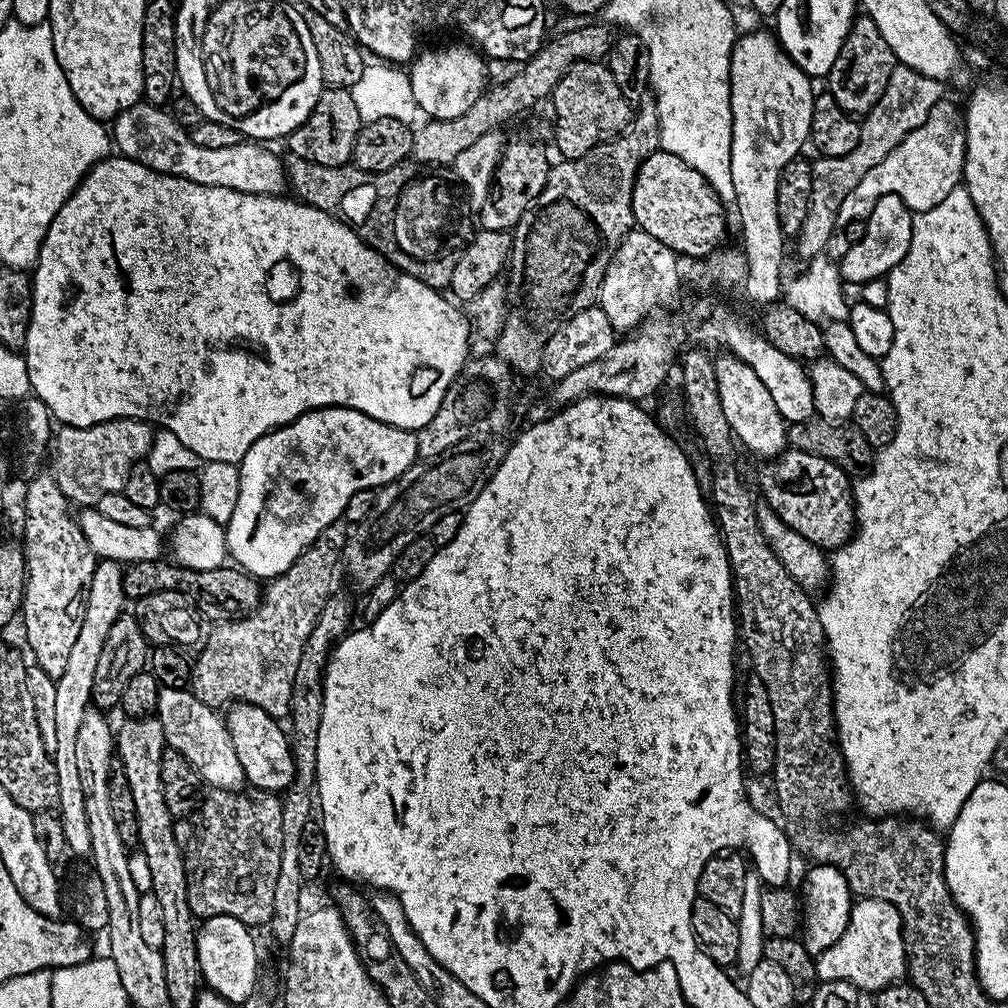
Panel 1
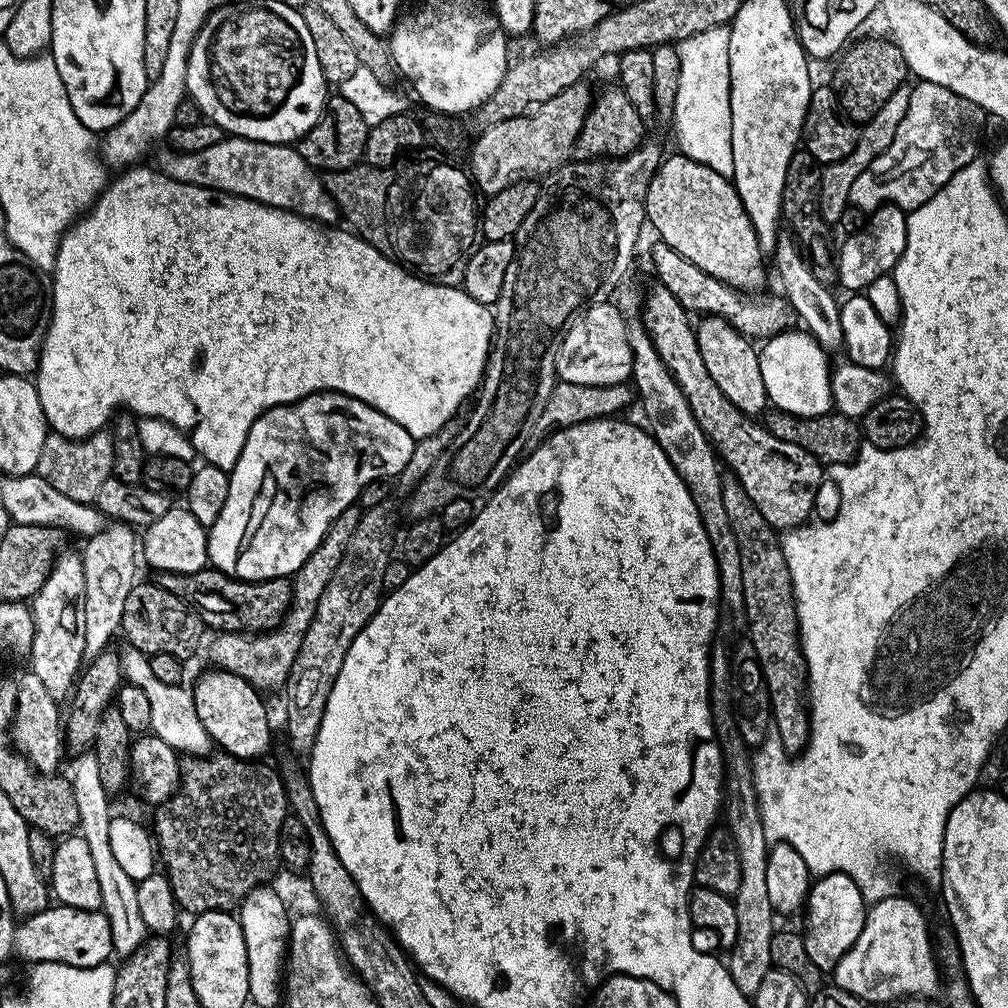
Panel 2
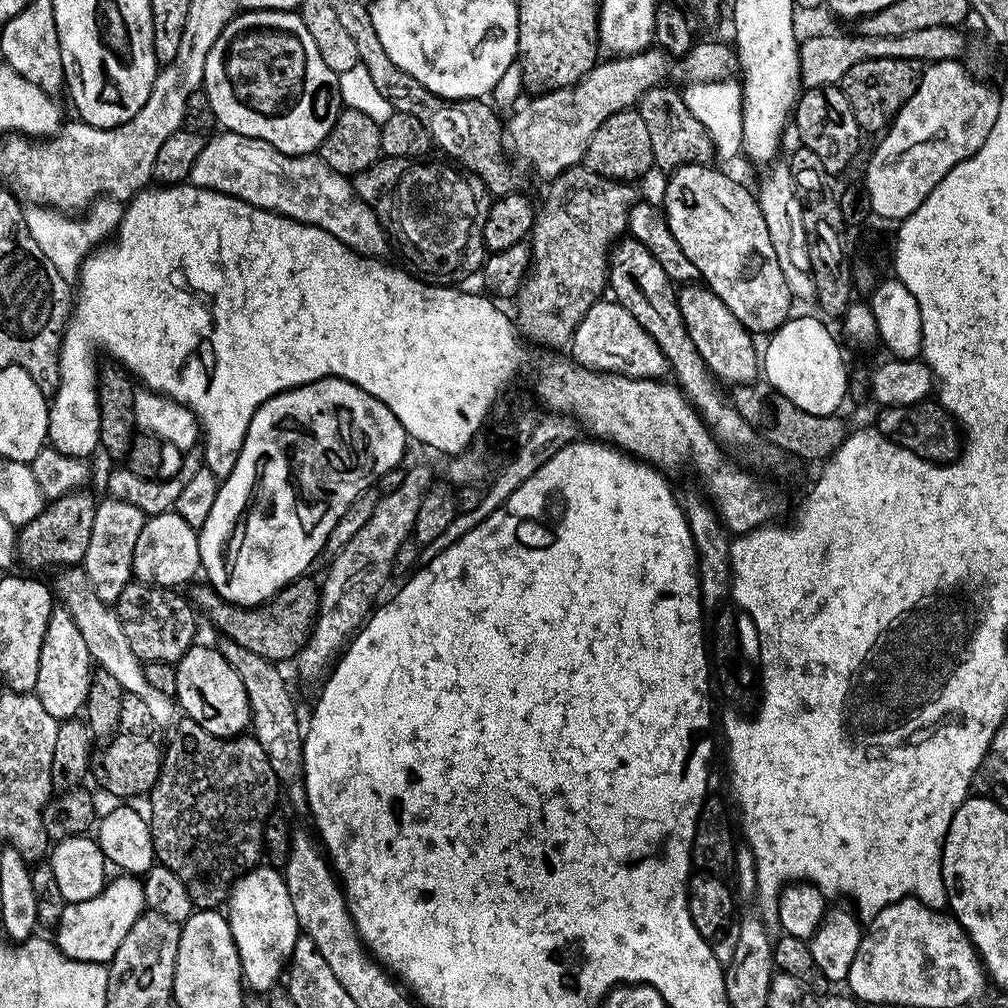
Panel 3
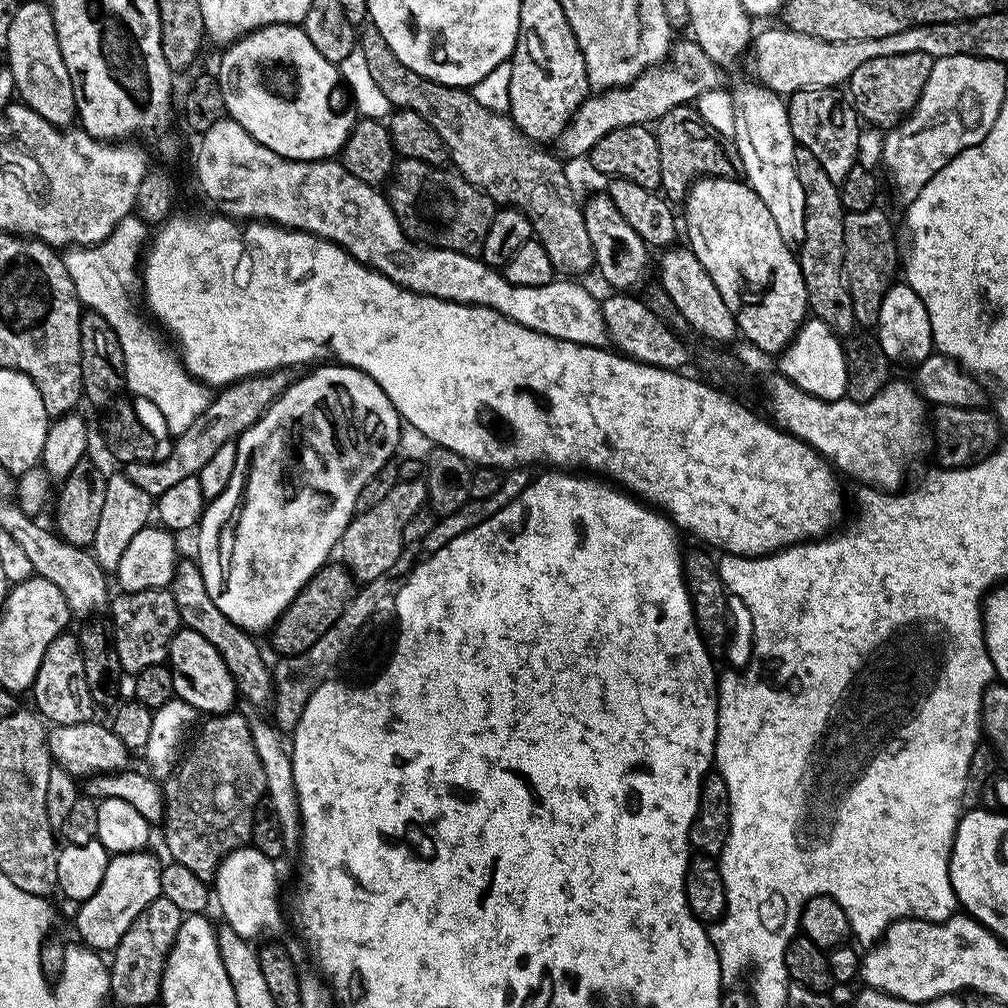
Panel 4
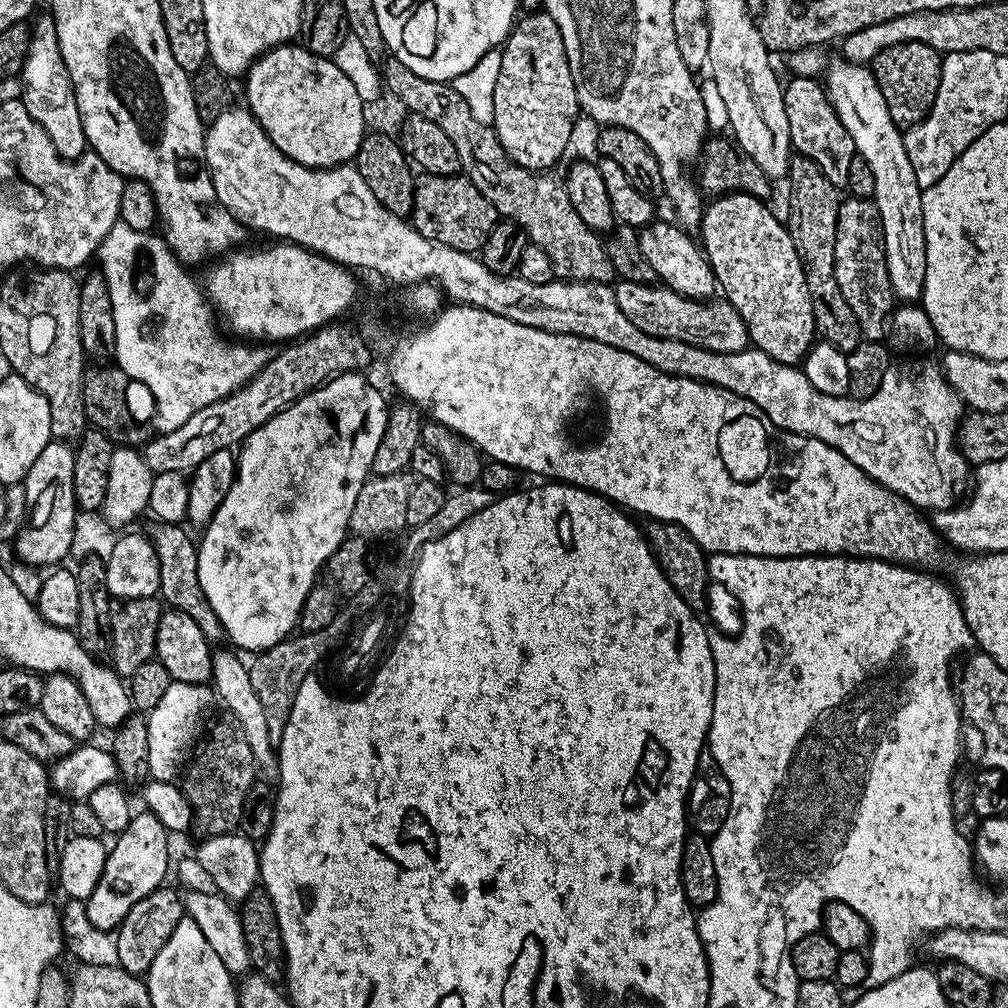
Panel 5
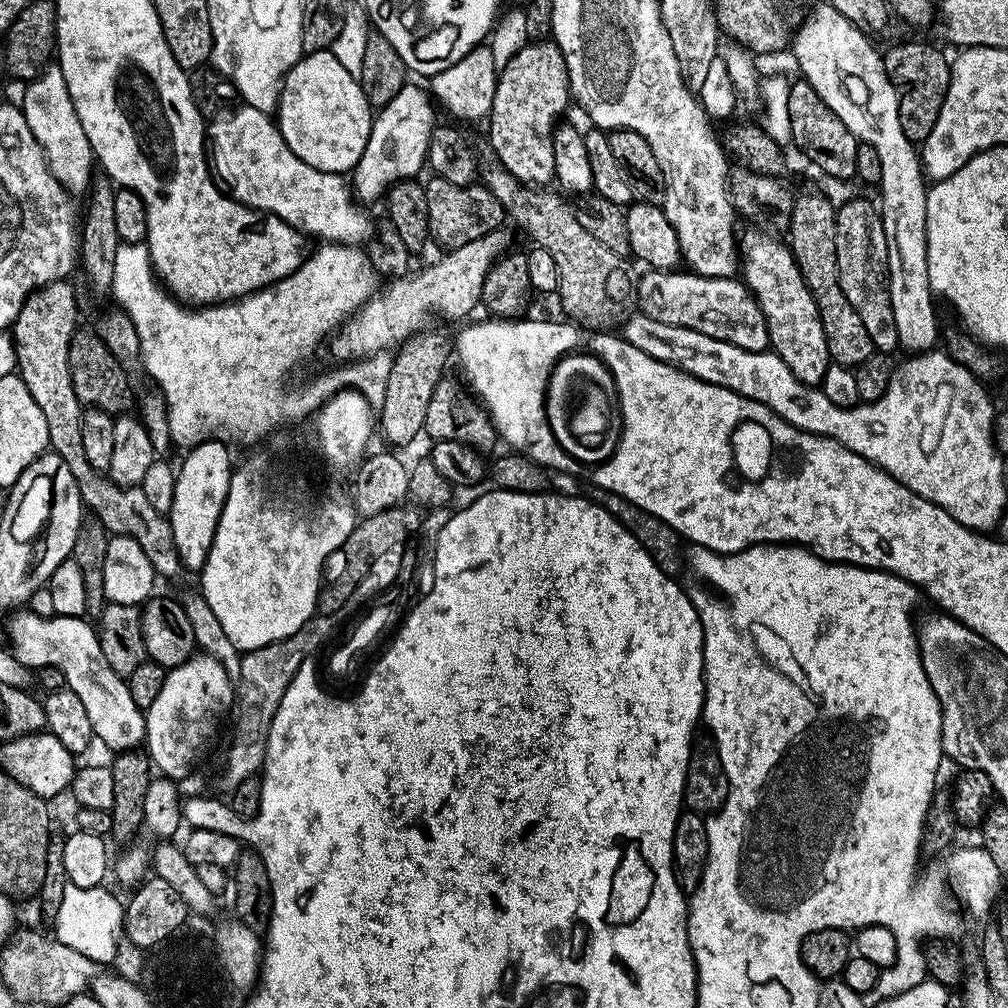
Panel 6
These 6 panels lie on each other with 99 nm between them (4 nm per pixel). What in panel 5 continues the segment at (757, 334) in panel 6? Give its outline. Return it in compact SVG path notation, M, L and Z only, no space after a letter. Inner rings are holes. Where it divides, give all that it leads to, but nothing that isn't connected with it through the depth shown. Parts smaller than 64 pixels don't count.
M620 280L617 285L614 291L622 314L626 314L626 318L630 318L630 322L634 322L638 330L646 330L646 334L686 342L722 354L743 352L749 347L748 331L738 310L734 310L734 306L723 298L712 298L707 302L691 300L656 282L639 284Z

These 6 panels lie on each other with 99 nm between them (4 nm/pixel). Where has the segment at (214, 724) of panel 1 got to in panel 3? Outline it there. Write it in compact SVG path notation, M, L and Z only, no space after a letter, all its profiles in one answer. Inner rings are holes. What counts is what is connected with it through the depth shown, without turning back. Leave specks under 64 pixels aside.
M68 566L57 571L55 576L55 595L59 603L74 618L74 626L78 626L78 630L81 631L93 661L102 670L115 677L124 692L136 694L138 698L145 700L145 705L149 707L150 715L153 716L158 728L164 728L166 725L169 727L178 714L175 699L157 691L146 680L144 664L134 654L134 650L130 649L130 642L127 641L126 632L122 630L122 622L116 614L115 607L104 604L102 598L94 594L94 586L90 586L90 578L84 573L83 567Z

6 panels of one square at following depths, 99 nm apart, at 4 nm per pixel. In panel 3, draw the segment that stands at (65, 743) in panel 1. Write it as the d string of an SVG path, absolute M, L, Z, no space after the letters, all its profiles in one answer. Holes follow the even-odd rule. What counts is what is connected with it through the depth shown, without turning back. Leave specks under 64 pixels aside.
M105 499L97 503L94 531L90 533L90 546L86 546L82 567L90 578L90 586L94 586L94 594L98 594L104 604L112 606L122 594L122 590L126 590L126 586L133 583L134 546L138 542L138 534L142 534L146 515L142 509L130 502Z

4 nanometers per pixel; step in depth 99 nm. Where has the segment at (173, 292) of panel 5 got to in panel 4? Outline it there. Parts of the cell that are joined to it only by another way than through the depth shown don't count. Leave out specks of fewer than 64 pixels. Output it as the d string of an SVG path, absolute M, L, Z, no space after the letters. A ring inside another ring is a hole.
M133 214L122 218L122 222L114 226L114 230L101 244L69 247L62 259L70 274L70 282L74 282L76 297L81 305L102 314L102 318L106 318L106 322L114 326L118 342L122 342L122 358L126 358L124 382L127 391L149 400L160 411L165 426L172 431L171 435L177 438L208 408L214 396L213 393L208 393L211 392L209 385L201 384L195 376L188 373L179 355L171 347L168 349L164 345L165 337L160 337L155 332L157 329L147 319L144 321L139 310L132 305L132 296L128 292L135 288L137 291L141 287L142 249L149 240L149 225Z

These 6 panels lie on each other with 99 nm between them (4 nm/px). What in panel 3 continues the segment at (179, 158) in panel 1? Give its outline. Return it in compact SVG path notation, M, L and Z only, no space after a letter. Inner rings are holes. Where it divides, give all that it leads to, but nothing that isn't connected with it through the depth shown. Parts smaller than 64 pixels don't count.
M227 130L219 134L213 135L205 143L202 154L198 154L192 167L191 184L318 226L363 256L387 257L390 237L374 210L357 194L353 181L326 166L319 155L287 156L258 138Z

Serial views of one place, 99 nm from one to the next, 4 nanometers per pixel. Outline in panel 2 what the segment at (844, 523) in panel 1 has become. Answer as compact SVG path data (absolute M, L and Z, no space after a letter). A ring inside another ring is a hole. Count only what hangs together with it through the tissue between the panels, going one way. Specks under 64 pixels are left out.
M659 286L653 288L644 300L642 327L652 339L654 350L658 350L674 382L678 382L682 394L686 394L686 402L690 402L690 410L715 448L717 457L727 467L728 464L732 467L729 468L731 475L736 477L742 490L750 494L750 502L758 506L762 518L766 518L772 528L787 530L800 527L811 517L808 515L816 504L820 483L826 480L825 465L816 460L814 454L802 450L802 446L774 438L763 423L738 410L738 406L718 390L718 382L710 378L710 370L706 370L706 362L702 362L702 350L698 350L696 329L693 321L688 321L691 320L689 313L684 311L670 290Z

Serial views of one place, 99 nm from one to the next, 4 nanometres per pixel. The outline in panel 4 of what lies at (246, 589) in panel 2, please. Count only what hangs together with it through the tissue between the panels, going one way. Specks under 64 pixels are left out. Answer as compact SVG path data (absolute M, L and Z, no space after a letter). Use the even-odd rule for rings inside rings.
M329 562L319 568L308 579L306 586L302 586L294 602L290 602L288 609L277 618L276 623L270 629L272 644L280 651L279 655L281 657L297 656L310 650L310 646L314 646L314 642L318 642L318 638L322 638L322 634L326 634L326 630L330 630L330 626L338 622L340 611L347 606L353 595L352 573L344 567L343 563Z

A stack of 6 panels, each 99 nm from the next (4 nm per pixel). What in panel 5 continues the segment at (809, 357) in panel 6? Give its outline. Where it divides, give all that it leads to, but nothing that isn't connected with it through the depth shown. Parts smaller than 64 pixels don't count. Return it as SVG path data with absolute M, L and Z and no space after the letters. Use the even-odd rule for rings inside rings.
M730 192L728 195L717 195L704 209L704 219L698 229L702 241L702 251L708 258L708 265L716 275L716 282L723 299L738 310L742 322L748 331L748 339L759 352L770 354L774 362L793 366L803 365L804 357L817 343L818 329L816 315L806 286L806 274L794 250L792 235L788 233L785 221L780 220L767 208L763 199L750 194Z

